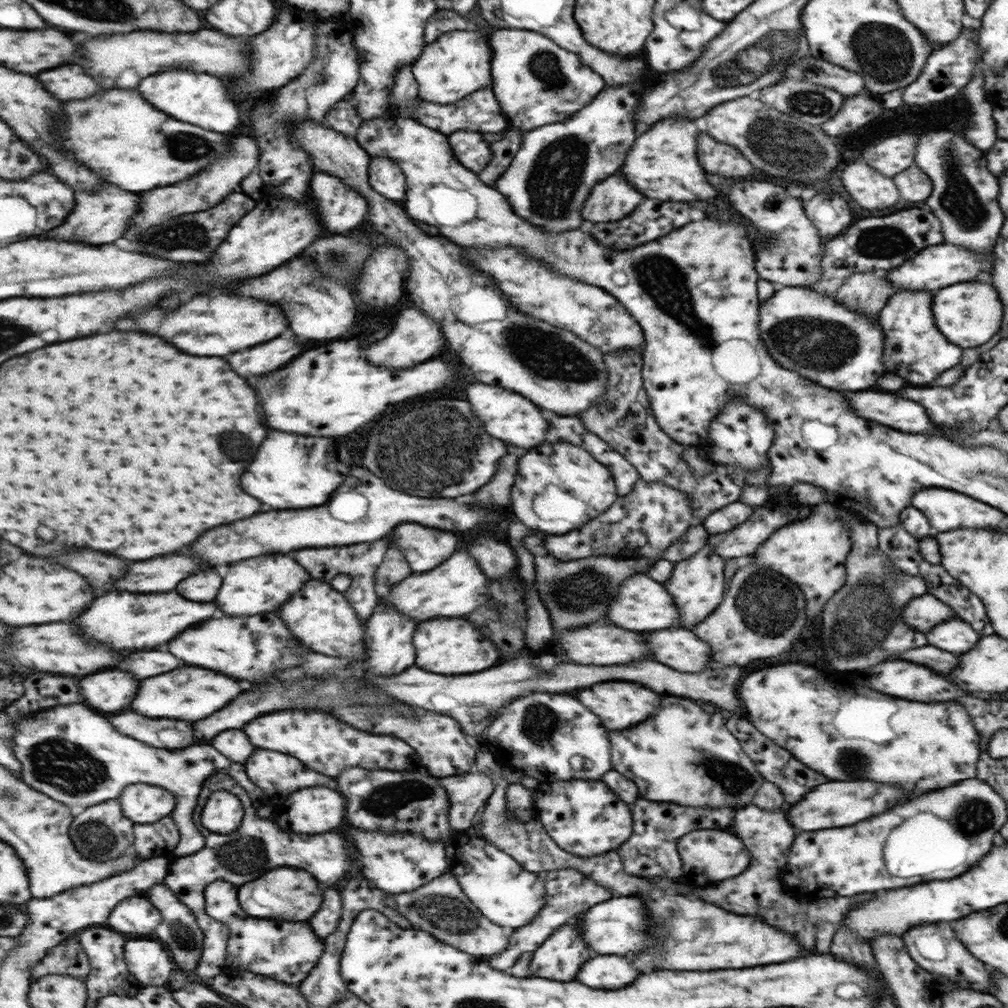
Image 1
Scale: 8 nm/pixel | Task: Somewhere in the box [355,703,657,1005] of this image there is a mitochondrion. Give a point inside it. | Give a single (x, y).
(383, 801)

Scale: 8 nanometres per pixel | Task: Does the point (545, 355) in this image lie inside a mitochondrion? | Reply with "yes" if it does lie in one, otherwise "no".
yes

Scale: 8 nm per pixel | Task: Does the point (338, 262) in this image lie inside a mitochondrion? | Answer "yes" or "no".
yes

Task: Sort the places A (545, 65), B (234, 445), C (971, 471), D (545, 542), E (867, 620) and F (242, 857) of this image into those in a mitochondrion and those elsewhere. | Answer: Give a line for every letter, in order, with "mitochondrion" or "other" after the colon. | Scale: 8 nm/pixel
A: mitochondrion
B: mitochondrion
C: mitochondrion
D: other
E: mitochondrion
F: mitochondrion

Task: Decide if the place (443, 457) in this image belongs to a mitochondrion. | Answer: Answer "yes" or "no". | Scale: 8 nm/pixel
yes

